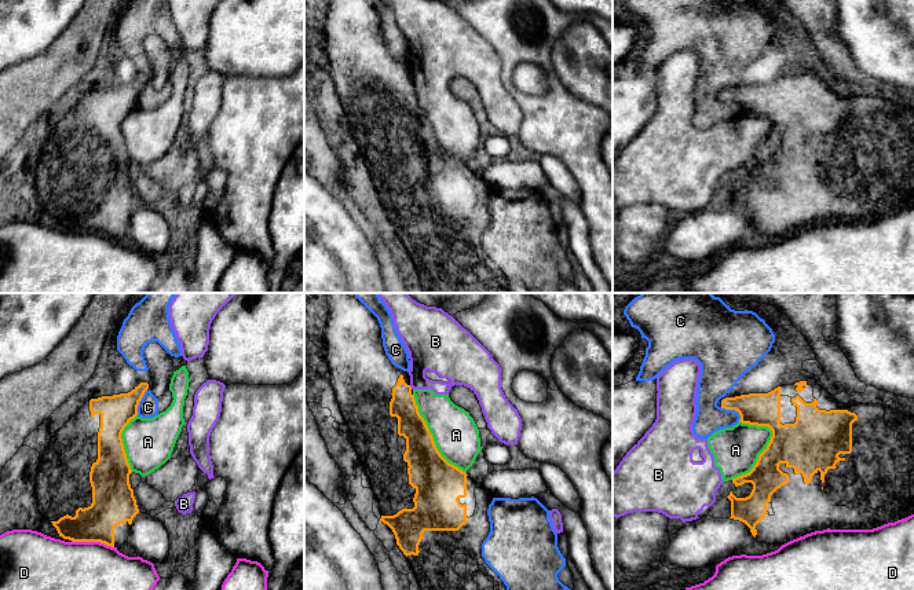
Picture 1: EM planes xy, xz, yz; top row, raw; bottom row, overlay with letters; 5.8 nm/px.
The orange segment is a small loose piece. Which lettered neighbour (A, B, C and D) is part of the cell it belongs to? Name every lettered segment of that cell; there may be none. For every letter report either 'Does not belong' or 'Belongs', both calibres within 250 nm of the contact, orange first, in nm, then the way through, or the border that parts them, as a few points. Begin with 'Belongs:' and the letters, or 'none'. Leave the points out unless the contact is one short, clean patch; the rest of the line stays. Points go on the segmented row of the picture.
Belongs: none
A: Does not belong. Thickness 280 nm (orange) against 260 nm
B: Does not belong. Thickness 160 nm (orange) against 240 nm. Boundary: xz (409, 385), (412, 388)
C: Does not belong. Thickness 190 nm (orange) against 240 nm
D: Does not belong. Thickness 260 nm (orange) against 280 nm

